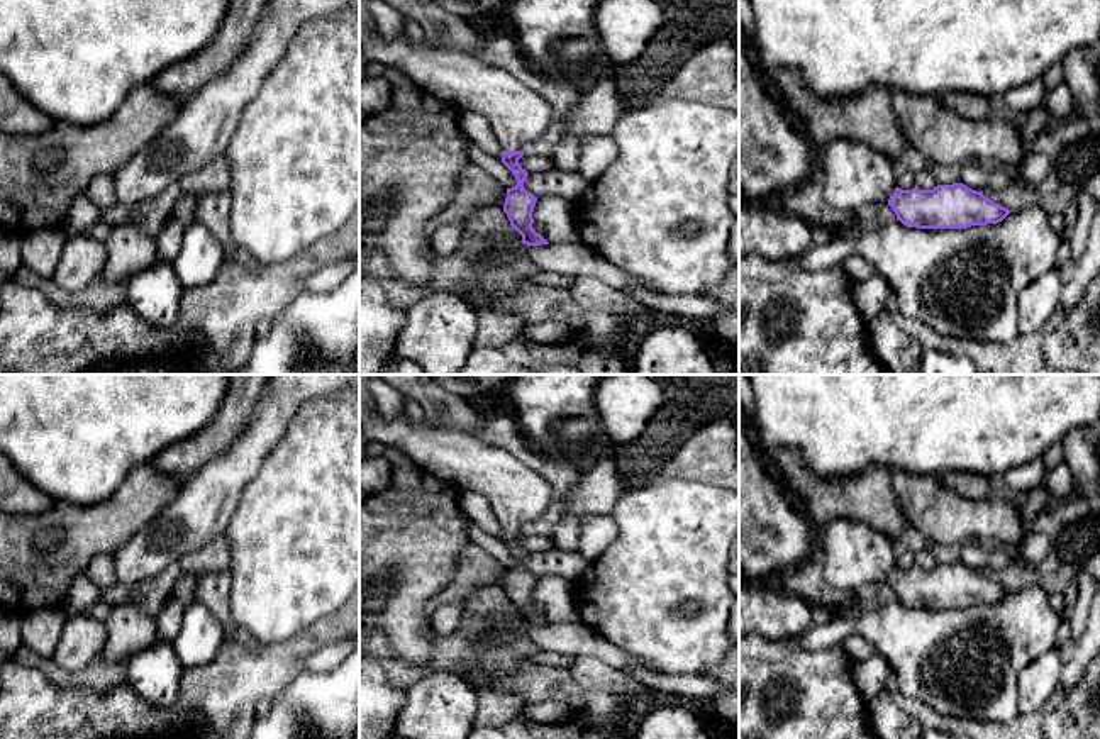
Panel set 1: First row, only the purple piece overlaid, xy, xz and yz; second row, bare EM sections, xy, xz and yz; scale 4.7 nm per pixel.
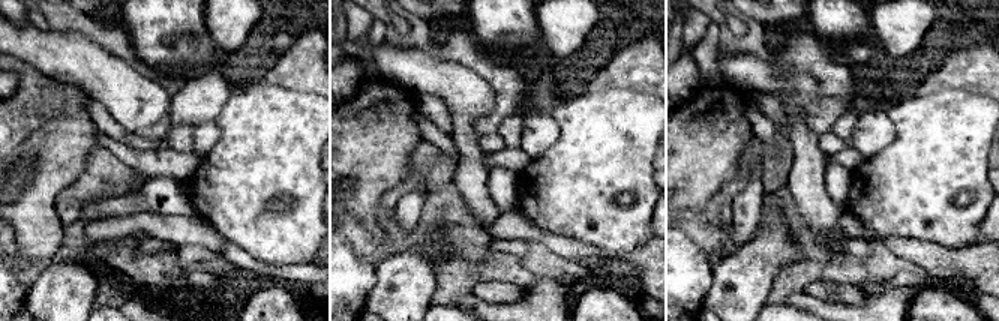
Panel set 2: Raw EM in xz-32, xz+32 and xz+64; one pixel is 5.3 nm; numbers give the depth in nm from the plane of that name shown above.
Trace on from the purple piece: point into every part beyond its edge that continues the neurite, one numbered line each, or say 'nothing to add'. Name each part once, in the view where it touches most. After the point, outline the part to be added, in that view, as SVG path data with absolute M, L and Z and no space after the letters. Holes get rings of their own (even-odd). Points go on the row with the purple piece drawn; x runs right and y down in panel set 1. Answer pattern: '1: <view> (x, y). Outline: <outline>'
1: xz (517, 114). Outline: M359 27L359 51L369 64L393 68L407 76L417 88L454 102L461 110L483 115L503 151L524 151L524 147L542 137L554 124L553 107L532 88L519 81L508 71L490 66L459 46L412 42L405 34L385 39L378 31Z

